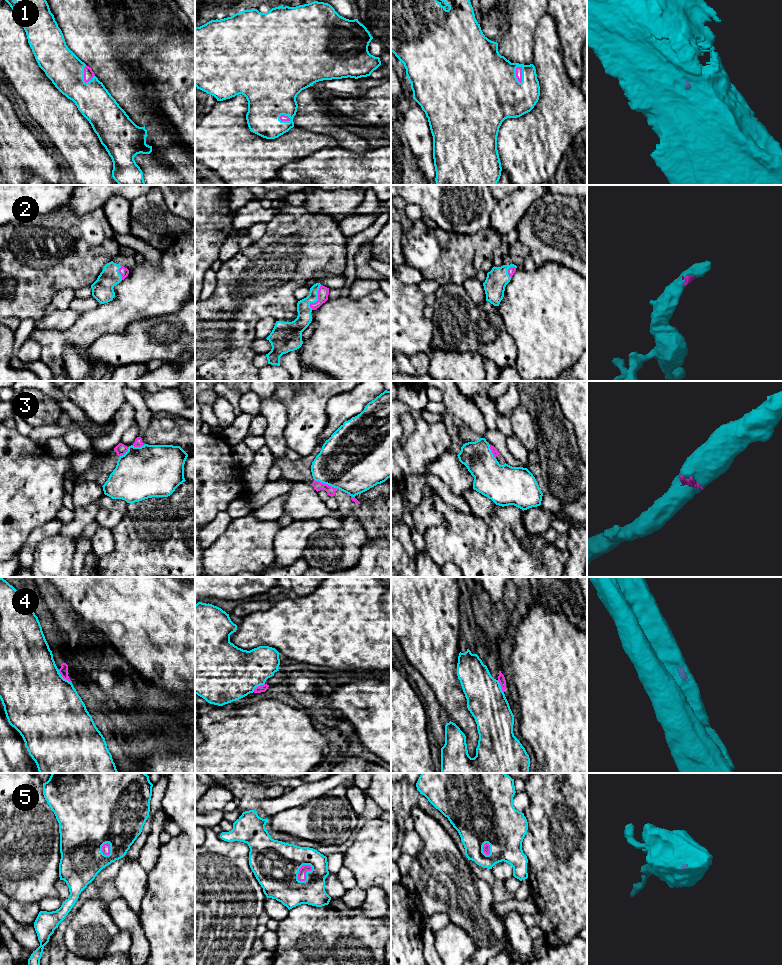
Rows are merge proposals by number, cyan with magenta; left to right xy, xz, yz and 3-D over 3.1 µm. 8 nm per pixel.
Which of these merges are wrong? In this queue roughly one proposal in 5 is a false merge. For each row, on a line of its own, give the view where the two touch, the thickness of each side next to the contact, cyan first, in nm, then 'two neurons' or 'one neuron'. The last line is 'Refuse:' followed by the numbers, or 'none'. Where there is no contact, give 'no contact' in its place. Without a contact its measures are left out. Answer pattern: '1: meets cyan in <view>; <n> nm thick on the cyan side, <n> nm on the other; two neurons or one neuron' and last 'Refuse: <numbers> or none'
1: meets cyan in yz; 500 nm thick on the cyan side, 50 nm on the other; one neuron
2: meets cyan in xz; 120 nm thick on the cyan side, 90 nm on the other; one neuron
3: meets cyan in xz; 480 nm thick on the cyan side, 70 nm on the other; two neurons
4: meets cyan in xy; 500 nm thick on the cyan side, 70 nm on the other; two neurons
5: meets cyan in xz; 380 nm thick on the cyan side, 60 nm on the other; one neuron
Refuse: 3, 4

